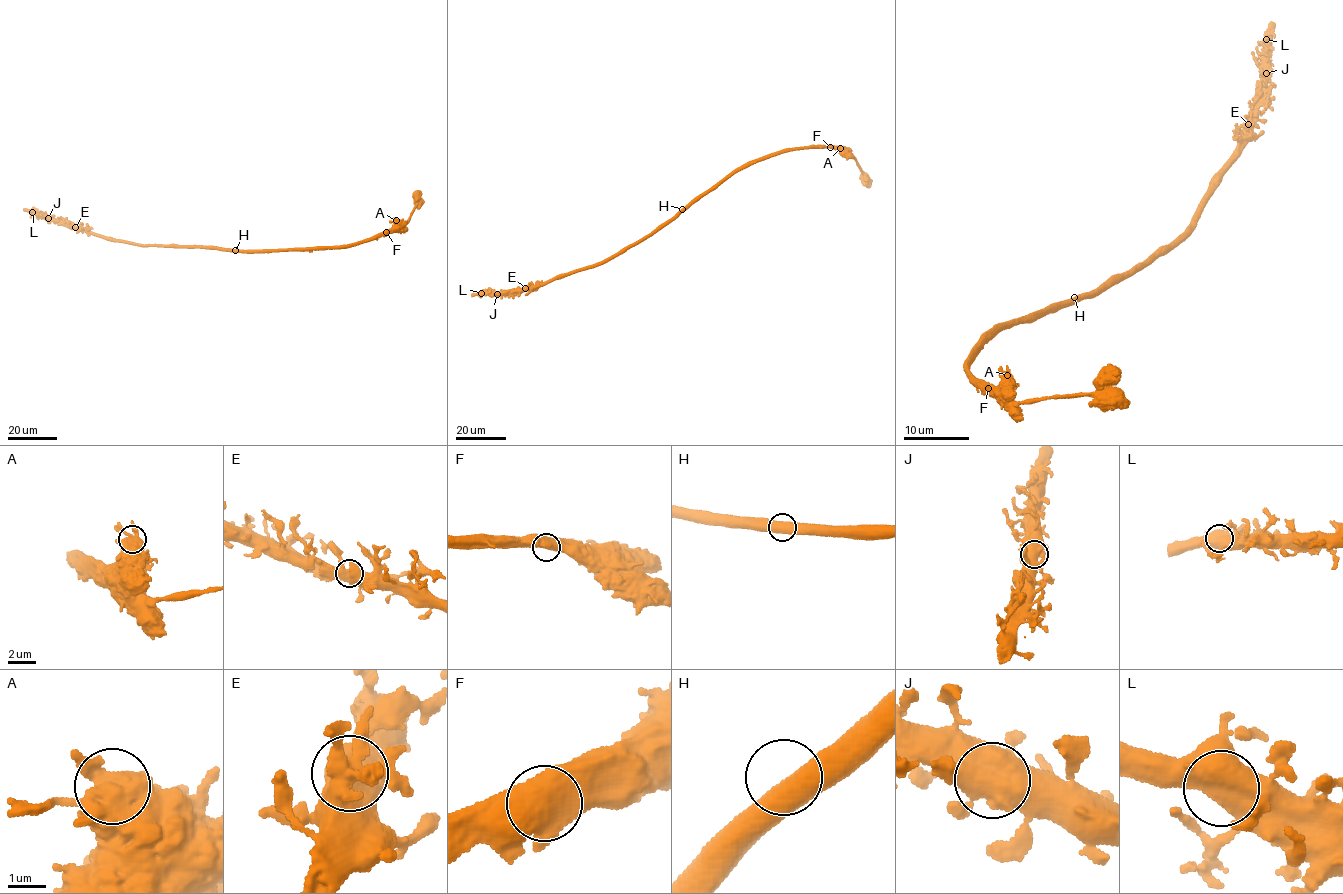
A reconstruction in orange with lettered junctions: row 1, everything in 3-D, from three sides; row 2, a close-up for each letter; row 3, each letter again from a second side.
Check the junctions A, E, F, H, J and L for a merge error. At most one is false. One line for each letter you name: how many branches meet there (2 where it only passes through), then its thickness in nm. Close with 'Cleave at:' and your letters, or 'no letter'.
Cleave at: no letter

